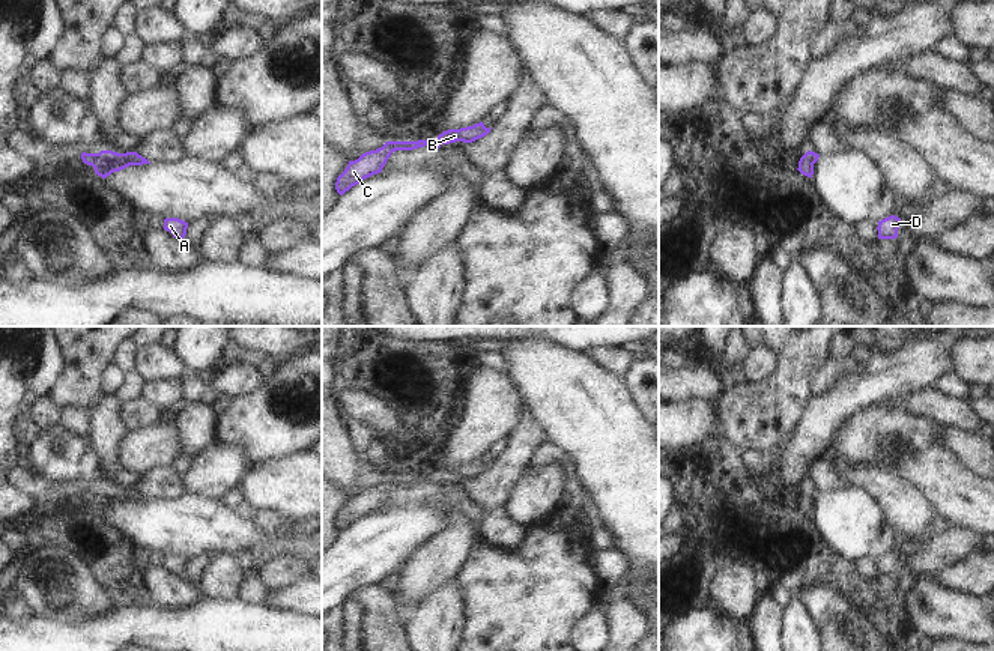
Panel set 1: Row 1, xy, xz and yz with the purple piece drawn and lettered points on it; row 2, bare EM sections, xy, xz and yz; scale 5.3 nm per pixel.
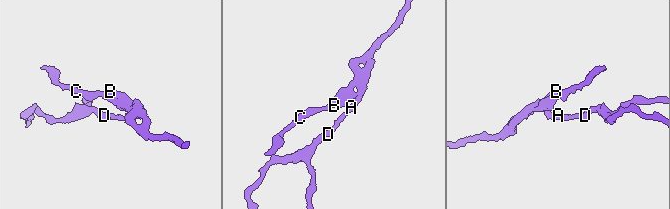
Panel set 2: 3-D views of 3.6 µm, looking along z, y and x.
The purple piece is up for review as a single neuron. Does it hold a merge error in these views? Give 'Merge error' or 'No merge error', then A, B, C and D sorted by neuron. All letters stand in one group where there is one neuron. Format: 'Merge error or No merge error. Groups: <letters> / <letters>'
No merge error. Groups: A B C D.

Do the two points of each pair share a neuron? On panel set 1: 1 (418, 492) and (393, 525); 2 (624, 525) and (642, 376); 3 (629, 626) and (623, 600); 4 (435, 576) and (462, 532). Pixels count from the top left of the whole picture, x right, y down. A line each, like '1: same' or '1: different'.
1: different
2: different
3: same
4: same

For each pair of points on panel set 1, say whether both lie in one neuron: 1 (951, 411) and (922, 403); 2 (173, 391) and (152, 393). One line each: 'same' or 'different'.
1: same
2: same

